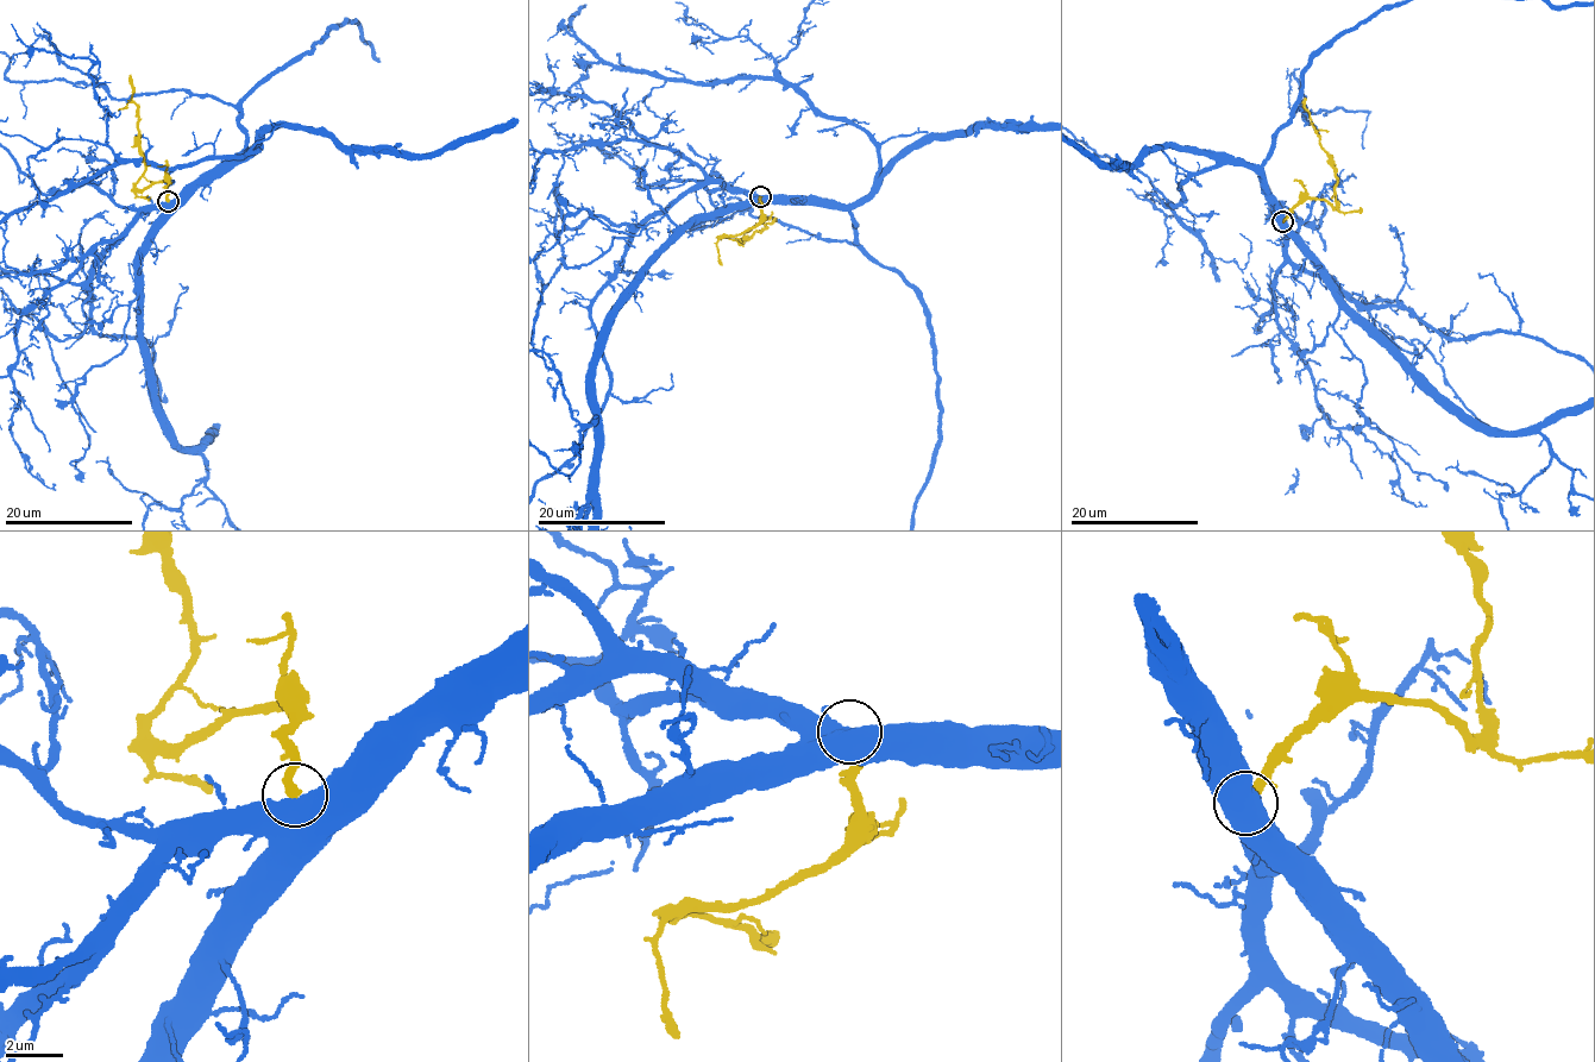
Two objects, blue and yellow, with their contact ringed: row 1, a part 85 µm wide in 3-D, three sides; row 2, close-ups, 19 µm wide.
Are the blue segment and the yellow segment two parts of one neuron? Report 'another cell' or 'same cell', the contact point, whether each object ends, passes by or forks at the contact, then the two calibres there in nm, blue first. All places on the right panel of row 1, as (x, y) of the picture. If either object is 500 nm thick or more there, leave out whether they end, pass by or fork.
another cell; at (1282, 221); 550 nm thick on the blue side, 240 nm on the other

